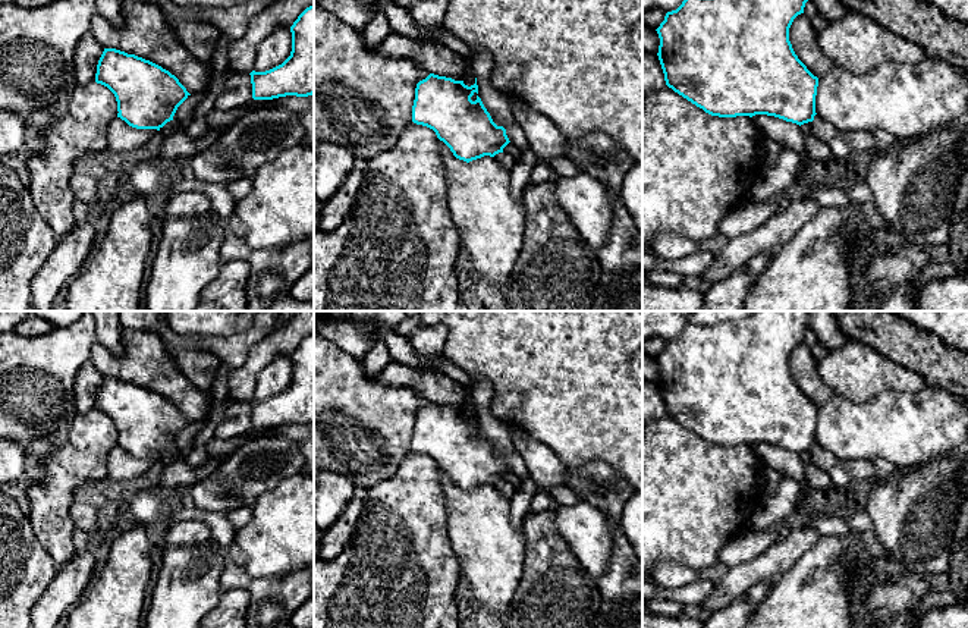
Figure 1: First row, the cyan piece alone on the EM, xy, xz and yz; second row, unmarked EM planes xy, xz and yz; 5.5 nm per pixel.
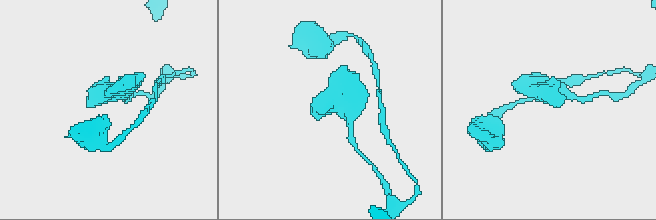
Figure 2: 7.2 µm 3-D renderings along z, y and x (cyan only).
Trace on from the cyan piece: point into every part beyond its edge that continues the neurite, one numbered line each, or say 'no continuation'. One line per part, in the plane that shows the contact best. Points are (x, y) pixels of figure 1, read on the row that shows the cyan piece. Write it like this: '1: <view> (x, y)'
no continuation

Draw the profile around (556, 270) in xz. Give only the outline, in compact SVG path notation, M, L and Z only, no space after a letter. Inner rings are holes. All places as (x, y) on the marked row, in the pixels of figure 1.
M550 182L528 183L522 192L525 232L503 293L507 311L591 311L603 274L598 252L587 245L556 201Z

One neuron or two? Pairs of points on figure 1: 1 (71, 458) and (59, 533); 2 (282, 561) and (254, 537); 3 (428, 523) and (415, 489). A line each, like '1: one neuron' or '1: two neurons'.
1: one neuron
2: one neuron
3: one neuron

